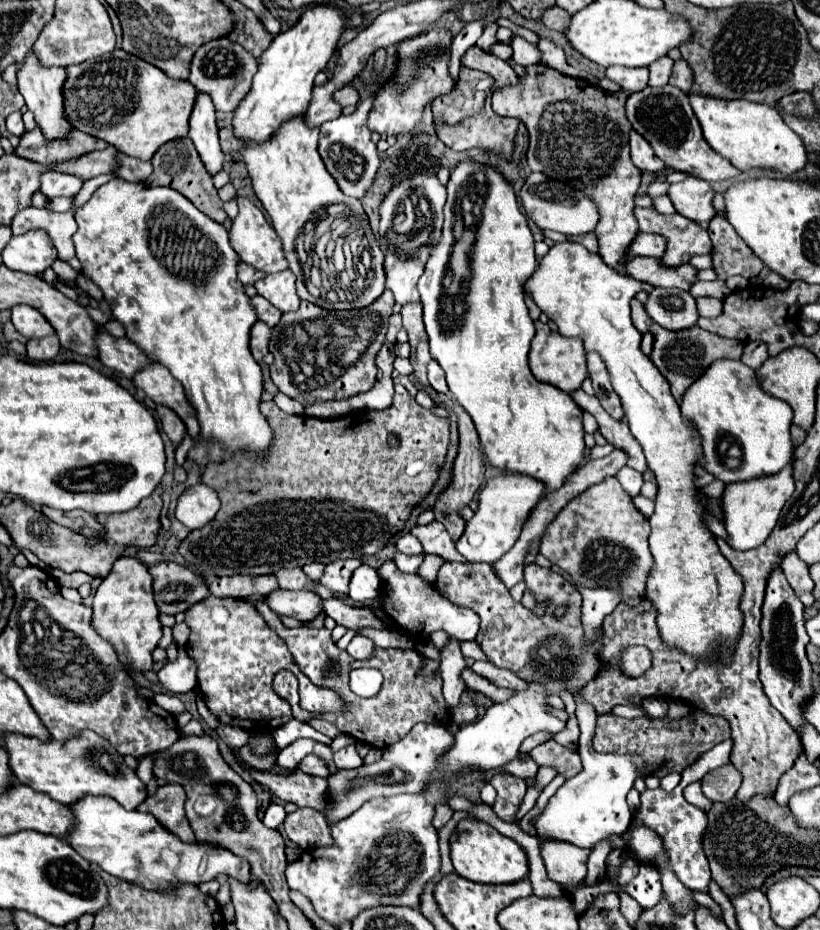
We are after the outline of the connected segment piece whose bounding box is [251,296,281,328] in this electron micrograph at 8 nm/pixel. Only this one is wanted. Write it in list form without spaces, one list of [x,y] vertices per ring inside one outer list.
[[[253,296],[253,298],[251,298],[251,304],[253,304],[255,314],[257,314],[257,318],[259,318],[261,322],[269,324],[271,328],[279,322],[281,312],[275,312],[275,308],[271,308],[271,304],[267,304],[267,300],[263,300],[261,296]]]

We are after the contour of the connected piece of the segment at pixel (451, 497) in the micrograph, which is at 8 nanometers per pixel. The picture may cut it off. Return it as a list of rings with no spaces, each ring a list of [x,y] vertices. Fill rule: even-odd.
[[[439,394],[439,398],[445,402],[445,406],[453,408],[453,412],[455,412],[457,418],[459,418],[459,454],[457,454],[457,460],[455,460],[455,466],[453,466],[453,482],[451,482],[451,486],[439,496],[439,500],[437,500],[433,512],[435,512],[435,520],[441,522],[441,524],[445,524],[447,532],[451,532],[451,538],[453,538],[453,540],[459,540],[461,534],[463,534],[463,530],[465,530],[465,522],[457,516],[457,510],[459,510],[459,508],[465,508],[465,506],[473,500],[475,492],[483,486],[483,482],[485,482],[485,476],[483,476],[483,474],[485,474],[485,458],[483,458],[483,454],[481,454],[479,436],[477,436],[477,430],[475,430],[475,424],[473,424],[473,420],[471,420],[471,416],[469,416],[457,402],[449,400],[445,394]]]

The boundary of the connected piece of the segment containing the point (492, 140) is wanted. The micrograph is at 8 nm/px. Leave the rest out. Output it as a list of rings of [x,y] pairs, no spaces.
[[[489,94],[485,100],[483,110],[473,114],[473,116],[467,116],[463,118],[461,122],[457,124],[447,124],[443,118],[437,118],[435,120],[435,132],[437,132],[437,138],[451,150],[457,150],[457,152],[463,152],[463,150],[471,150],[471,148],[487,148],[487,150],[493,150],[497,152],[501,158],[509,158],[511,152],[513,152],[513,140],[515,140],[515,132],[517,132],[517,124],[519,120],[515,118],[501,118],[501,116],[495,116],[495,112],[491,110],[491,94]]]

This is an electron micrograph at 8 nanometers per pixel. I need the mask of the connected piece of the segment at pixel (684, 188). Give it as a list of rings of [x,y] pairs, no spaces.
[[[687,176],[687,180],[671,184],[669,188],[669,198],[675,210],[685,218],[695,220],[697,224],[709,224],[715,216],[713,194],[715,190],[711,188],[711,184],[695,176]]]

